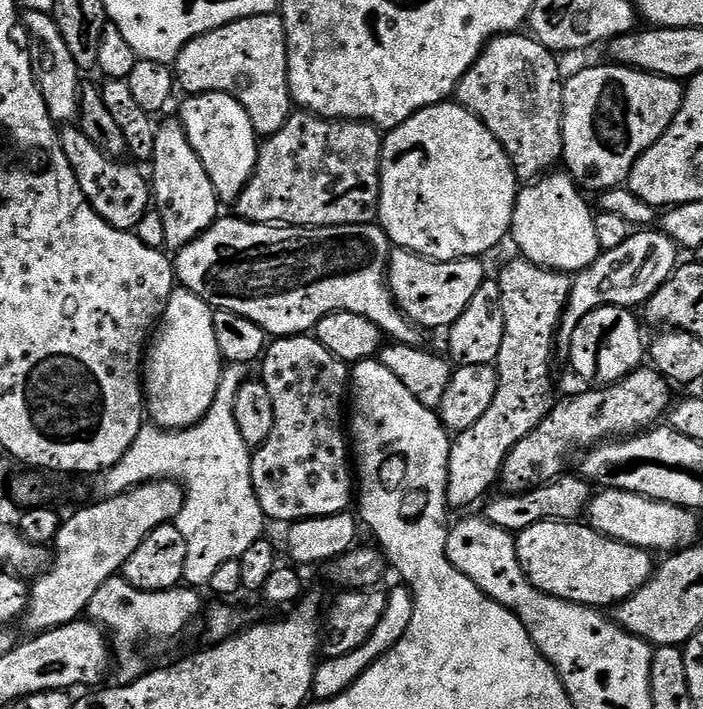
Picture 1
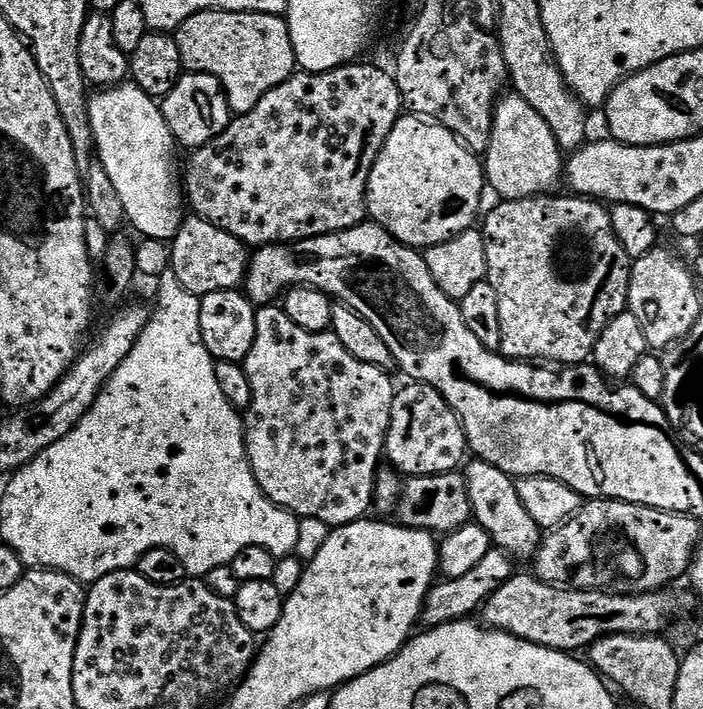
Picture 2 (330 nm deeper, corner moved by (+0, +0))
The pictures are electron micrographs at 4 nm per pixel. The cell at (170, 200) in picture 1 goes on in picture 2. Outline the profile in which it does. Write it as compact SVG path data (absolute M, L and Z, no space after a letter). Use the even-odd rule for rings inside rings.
M192 214L180 225L178 234L170 241L172 249L171 272L178 274L178 282L194 295L202 297L218 290L236 290L248 275L249 249L234 234L226 234L208 220Z

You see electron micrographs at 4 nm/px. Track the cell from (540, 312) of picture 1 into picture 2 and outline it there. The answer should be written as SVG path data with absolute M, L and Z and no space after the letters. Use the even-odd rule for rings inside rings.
M545 194L531 196L525 200L506 200L497 203L497 208L485 215L482 220L482 231L486 241L486 262L488 263L488 281L494 290L498 290L498 318L502 321L502 342L499 351L509 360L522 360L525 362L552 362L557 360L557 365L571 366L583 364L589 359L606 326L618 314L625 312L628 306L628 287L632 277L633 261L629 260L626 250L622 250L622 242L612 229L608 208L603 203L591 198L585 198L575 194L568 196L556 196L557 194Z

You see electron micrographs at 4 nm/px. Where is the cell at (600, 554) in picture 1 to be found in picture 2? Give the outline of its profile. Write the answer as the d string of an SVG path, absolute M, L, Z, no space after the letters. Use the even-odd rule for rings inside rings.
M473 459L471 463L464 472L464 480L468 484L475 523L480 524L482 530L486 530L486 534L490 534L495 547L516 558L535 557L542 539L542 529L534 522L534 518L530 518L530 514L526 514L526 506L522 506L518 498L513 477L498 470L493 464L487 464L484 460Z

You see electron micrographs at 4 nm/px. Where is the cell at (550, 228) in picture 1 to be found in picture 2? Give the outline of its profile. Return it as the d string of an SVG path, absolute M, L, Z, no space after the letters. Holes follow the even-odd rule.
M508 94L497 103L496 113L492 116L492 137L488 151L483 153L482 163L486 184L500 195L501 201L525 200L531 196L542 196L553 191L556 183L562 180L562 149L554 138L550 126L542 122L542 114L518 95Z

